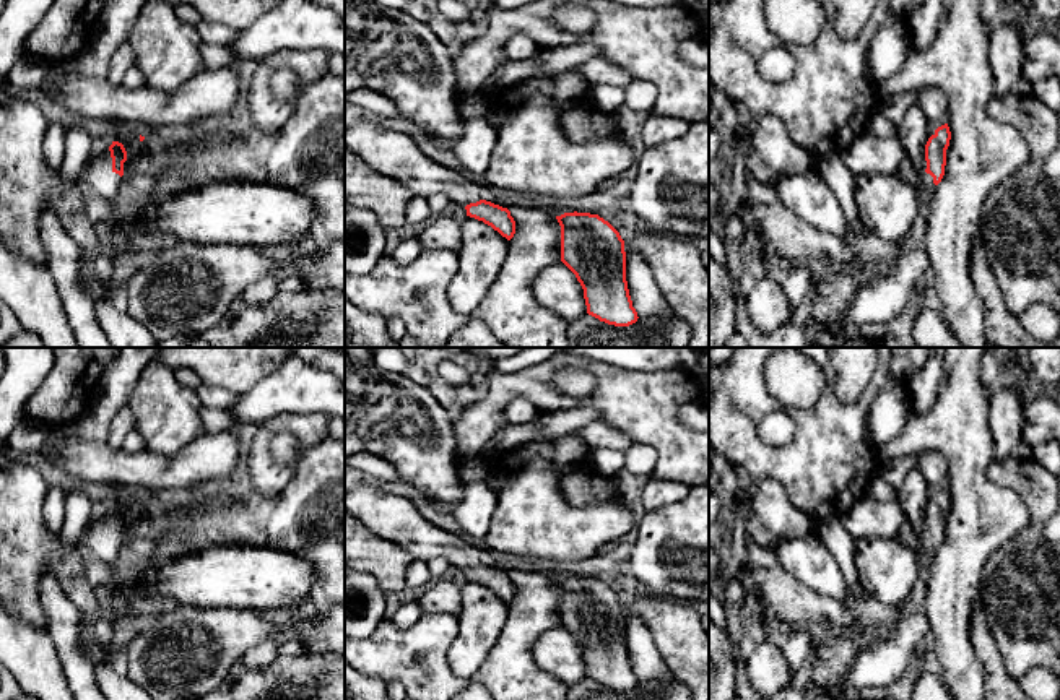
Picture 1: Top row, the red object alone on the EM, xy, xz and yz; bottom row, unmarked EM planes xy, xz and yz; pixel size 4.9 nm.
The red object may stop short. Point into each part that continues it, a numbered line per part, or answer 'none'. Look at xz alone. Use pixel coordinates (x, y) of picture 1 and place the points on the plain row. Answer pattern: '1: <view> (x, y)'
1: xz (392, 517)

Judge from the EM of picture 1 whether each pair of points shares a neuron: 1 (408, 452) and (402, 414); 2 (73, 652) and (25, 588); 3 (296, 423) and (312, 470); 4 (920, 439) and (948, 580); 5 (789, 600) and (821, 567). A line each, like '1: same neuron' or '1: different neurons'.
1: same neuron
2: different neurons
3: different neurons
4: same neuron
5: different neurons

